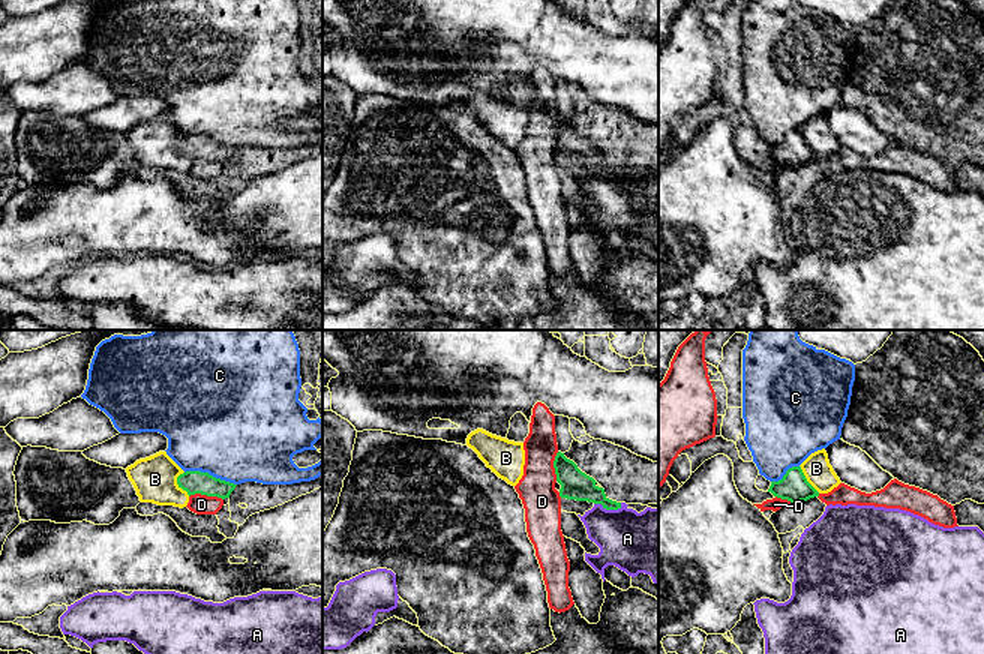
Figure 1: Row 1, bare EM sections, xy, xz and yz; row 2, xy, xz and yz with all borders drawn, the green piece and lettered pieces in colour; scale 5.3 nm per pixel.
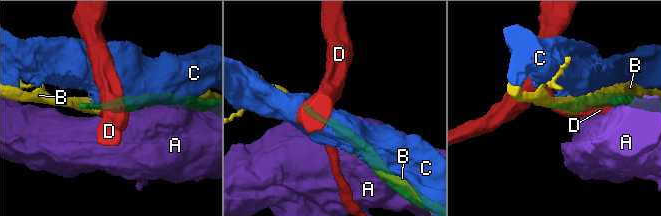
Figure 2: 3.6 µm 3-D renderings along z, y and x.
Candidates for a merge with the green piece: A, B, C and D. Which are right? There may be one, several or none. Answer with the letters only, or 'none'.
none

